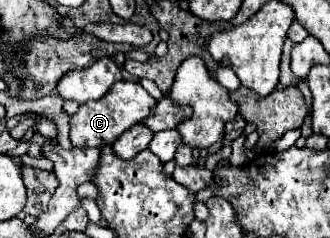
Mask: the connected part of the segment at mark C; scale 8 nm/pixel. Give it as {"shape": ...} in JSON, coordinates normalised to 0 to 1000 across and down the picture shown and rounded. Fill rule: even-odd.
{"shape":[[[355,345],[336,361],[336,378],[306,412],[282,420],[270,437],[245,437],[233,479],[209,504],[215,521],[215,605],[221,613],[324,613],[342,605],[379,546],[421,521],[452,471],[470,454],[470,420],[452,403],[452,387],[409,345]]]}

